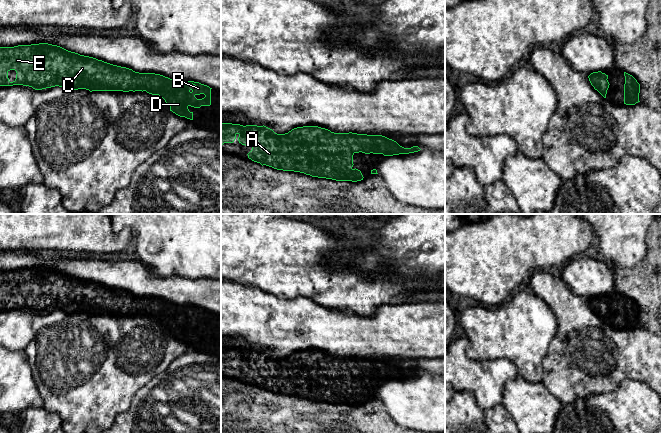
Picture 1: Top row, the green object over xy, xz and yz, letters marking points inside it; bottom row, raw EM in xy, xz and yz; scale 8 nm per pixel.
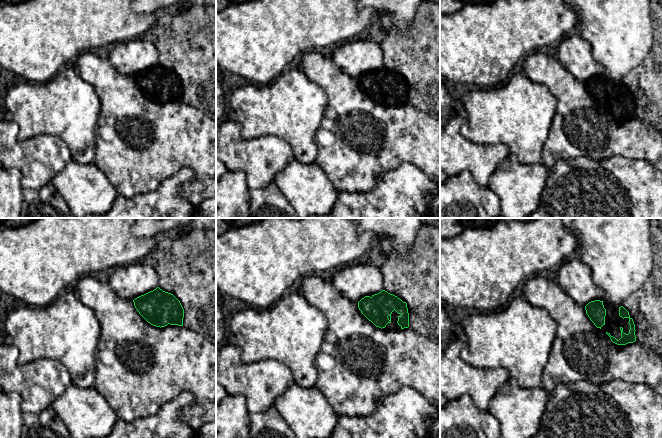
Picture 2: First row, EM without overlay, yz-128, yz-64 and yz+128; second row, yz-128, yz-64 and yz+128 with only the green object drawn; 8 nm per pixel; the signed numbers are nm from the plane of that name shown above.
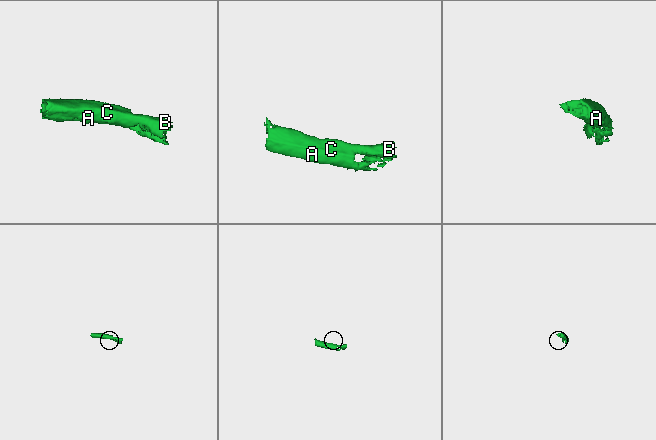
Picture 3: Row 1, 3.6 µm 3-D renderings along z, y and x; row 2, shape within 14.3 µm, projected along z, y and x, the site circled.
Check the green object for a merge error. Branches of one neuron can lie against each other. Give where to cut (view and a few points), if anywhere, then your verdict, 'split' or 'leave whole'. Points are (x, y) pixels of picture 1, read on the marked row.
cut none; leave whole

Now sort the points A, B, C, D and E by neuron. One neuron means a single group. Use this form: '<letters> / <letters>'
A B C D E

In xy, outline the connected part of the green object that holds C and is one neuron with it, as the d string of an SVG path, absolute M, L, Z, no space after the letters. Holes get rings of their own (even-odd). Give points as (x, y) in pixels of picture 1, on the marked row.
M48 43L0 47L0 86L13 85L29 86L35 90L59 86L70 91L78 89L86 89L90 92L146 91L152 95L159 95L170 106L170 111L190 120L193 120L193 112L190 112L188 107L210 106L212 89L199 82L180 82L160 74L135 72ZM10 70L15 70L17 73L13 82L8 78Z

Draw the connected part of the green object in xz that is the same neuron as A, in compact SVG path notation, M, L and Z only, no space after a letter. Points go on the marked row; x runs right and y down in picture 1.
M221 123L221 149L224 143L233 143L235 139L239 143L247 146L251 145L252 150L247 154L248 158L254 162L260 163L262 166L266 165L277 170L294 171L310 175L312 177L332 179L336 181L352 181L357 182L363 180L363 175L360 170L353 169L353 155L355 153L365 154L383 154L384 156L393 156L399 154L409 154L418 152L421 149L418 146L411 148L404 148L396 141L389 139L382 135L367 135L357 133L334 133L328 129L318 126L303 126L297 127L285 134L277 134L272 129L266 126L257 125L240 125L232 123Z

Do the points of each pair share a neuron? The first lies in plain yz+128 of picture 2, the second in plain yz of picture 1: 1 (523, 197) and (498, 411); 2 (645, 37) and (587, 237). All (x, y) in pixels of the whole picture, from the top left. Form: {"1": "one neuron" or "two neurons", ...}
{"1": "two neurons", "2": "two neurons"}

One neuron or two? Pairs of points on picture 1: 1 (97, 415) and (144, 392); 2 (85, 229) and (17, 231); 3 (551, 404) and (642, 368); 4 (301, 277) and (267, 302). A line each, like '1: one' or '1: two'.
1: two
2: one
3: two
4: two

